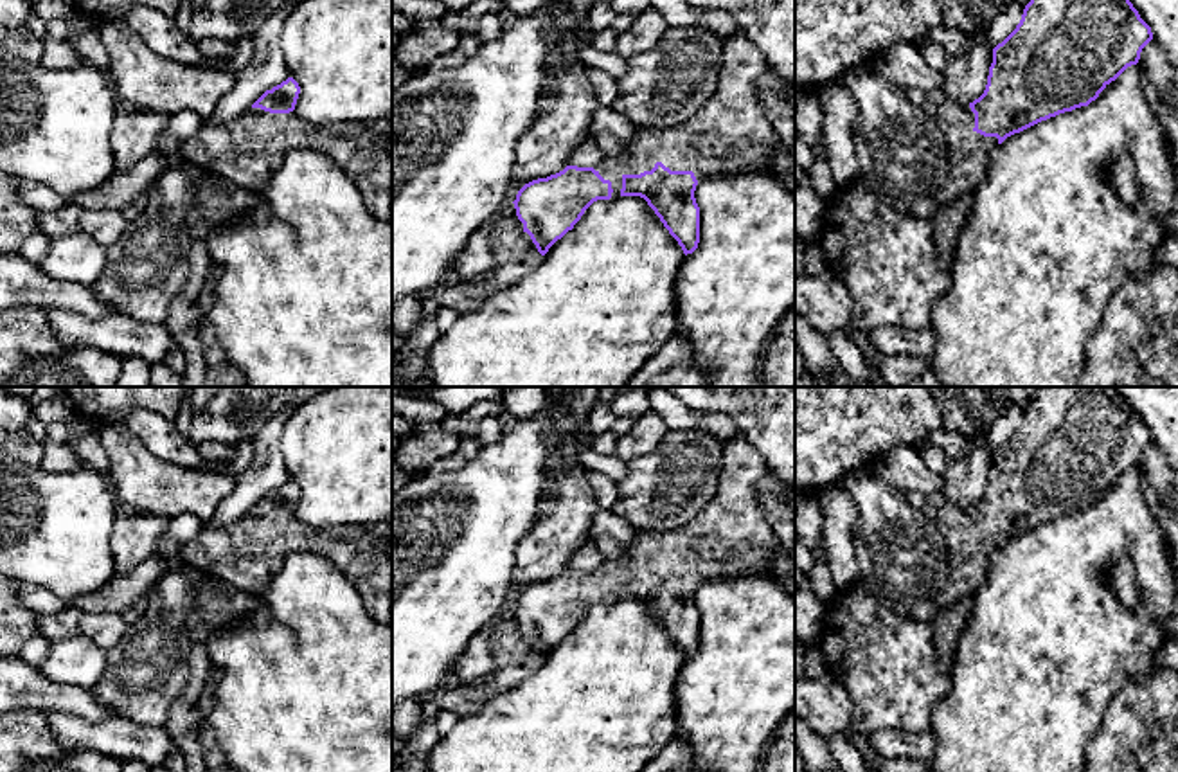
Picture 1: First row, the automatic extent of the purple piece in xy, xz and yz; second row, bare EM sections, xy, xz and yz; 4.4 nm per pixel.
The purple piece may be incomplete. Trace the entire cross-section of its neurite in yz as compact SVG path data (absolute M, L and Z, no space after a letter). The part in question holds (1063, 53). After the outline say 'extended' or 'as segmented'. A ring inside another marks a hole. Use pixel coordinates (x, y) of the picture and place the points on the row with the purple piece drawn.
M1031 0L1016 29L993 49L984 94L969 104L944 101L935 121L948 142L944 203L973 193L986 178L993 151L1011 135L1041 121L1088 106L1153 40L1129 0Z; extended

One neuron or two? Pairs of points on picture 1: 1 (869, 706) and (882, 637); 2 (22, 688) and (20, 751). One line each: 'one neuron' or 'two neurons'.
1: one neuron
2: two neurons

